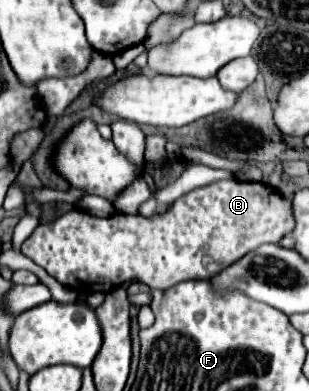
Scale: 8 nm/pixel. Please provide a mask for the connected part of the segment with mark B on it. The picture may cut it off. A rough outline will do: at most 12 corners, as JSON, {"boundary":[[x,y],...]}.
{"boundary":[[260,182],[68,210],[22,254],[86,296],[210,278],[292,232]]}

